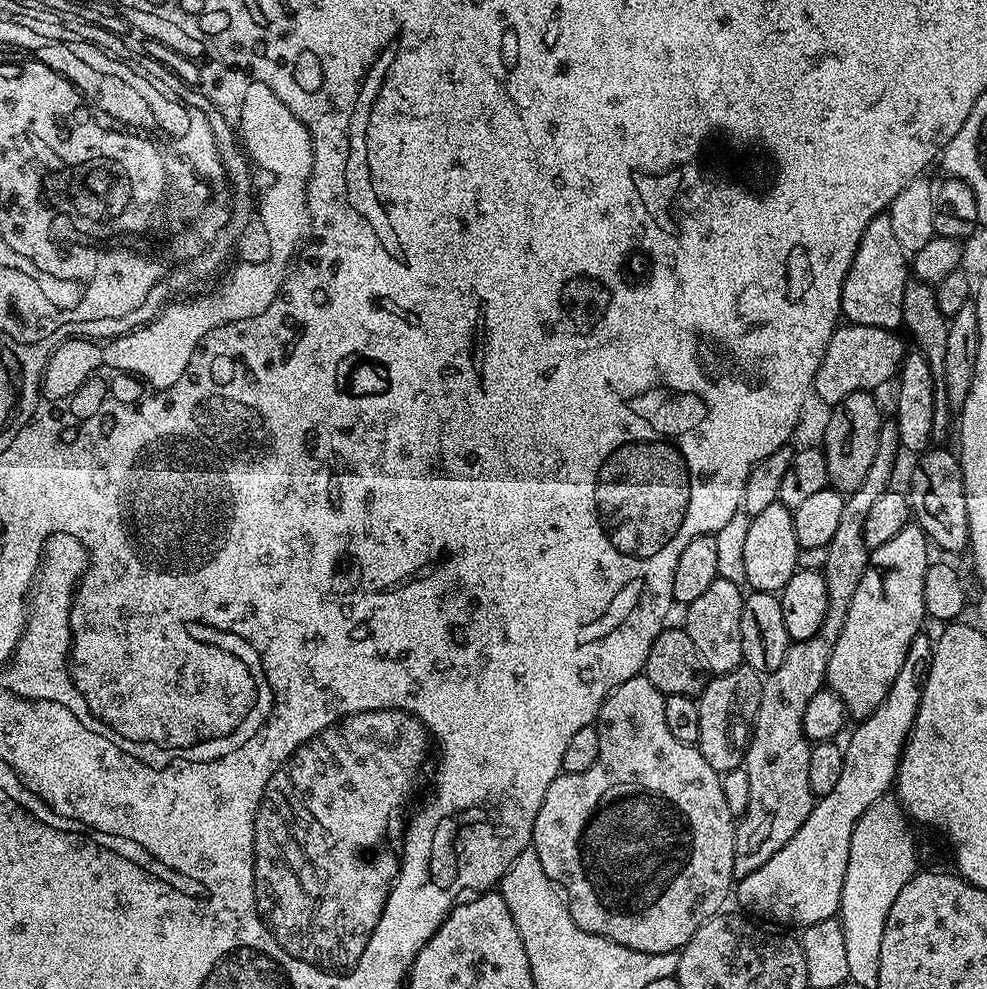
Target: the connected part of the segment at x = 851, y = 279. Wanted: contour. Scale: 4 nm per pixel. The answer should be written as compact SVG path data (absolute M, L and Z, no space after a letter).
M886 214L875 216L866 226L858 242L858 250L850 262L850 270L842 282L840 311L843 319L850 324L878 326L879 328L899 329L904 323L902 318L902 290L910 279L910 260L898 246L894 238L894 226Z

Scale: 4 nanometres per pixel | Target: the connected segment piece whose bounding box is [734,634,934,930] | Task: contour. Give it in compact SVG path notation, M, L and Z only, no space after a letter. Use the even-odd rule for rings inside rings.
M918 634L914 642L910 642L902 670L898 670L898 678L894 678L894 686L890 686L890 694L882 698L878 710L855 725L848 744L843 745L842 775L834 790L813 803L806 822L798 826L798 834L794 834L774 858L762 862L754 874L746 874L735 881L734 900L745 908L741 909L749 917L803 930L833 919L839 913L854 826L867 808L893 791L900 759L904 757L904 745L908 743L922 702L933 647L933 641L924 634Z

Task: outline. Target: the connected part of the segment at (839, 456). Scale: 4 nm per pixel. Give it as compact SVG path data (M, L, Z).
M855 392L842 402L838 402L830 414L829 426L826 427L822 451L826 458L828 483L845 494L858 490L874 463L874 454L878 450L878 434L882 417L872 392Z

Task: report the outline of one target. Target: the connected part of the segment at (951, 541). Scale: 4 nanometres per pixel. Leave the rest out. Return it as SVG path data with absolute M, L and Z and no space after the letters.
M932 446L927 452L919 453L916 469L912 472L912 492L910 491L910 503L915 523L924 529L929 541L936 544L944 552L960 552L969 547L968 519L966 518L966 490L964 479L960 469L960 457L948 446Z

